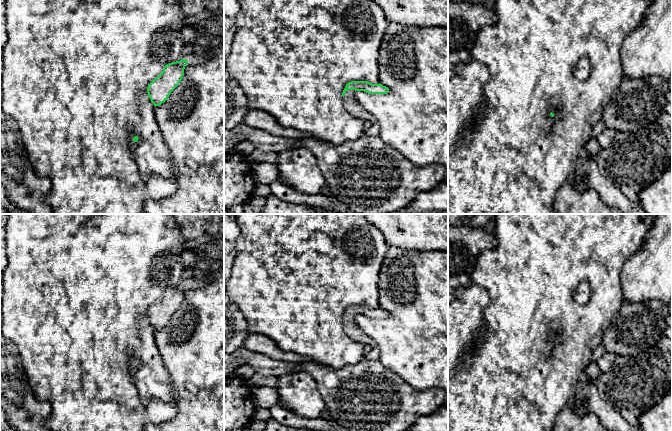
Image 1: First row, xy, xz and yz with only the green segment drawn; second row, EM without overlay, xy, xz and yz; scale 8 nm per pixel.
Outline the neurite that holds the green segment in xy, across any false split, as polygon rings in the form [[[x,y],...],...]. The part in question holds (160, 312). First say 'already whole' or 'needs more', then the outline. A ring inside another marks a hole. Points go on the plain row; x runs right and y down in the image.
already whole; [[[182,283],[166,288],[163,296],[148,309],[147,317],[155,331],[164,327],[171,316],[179,309],[187,287],[187,284]]]

